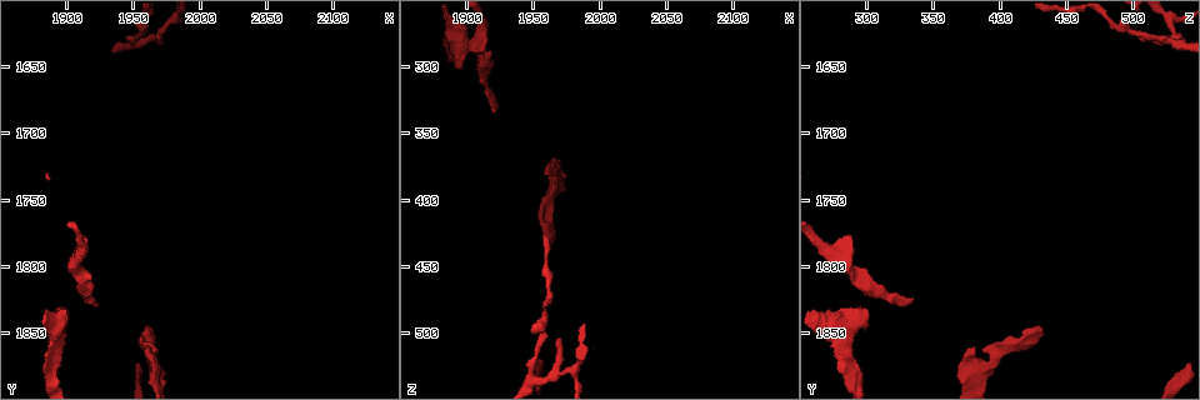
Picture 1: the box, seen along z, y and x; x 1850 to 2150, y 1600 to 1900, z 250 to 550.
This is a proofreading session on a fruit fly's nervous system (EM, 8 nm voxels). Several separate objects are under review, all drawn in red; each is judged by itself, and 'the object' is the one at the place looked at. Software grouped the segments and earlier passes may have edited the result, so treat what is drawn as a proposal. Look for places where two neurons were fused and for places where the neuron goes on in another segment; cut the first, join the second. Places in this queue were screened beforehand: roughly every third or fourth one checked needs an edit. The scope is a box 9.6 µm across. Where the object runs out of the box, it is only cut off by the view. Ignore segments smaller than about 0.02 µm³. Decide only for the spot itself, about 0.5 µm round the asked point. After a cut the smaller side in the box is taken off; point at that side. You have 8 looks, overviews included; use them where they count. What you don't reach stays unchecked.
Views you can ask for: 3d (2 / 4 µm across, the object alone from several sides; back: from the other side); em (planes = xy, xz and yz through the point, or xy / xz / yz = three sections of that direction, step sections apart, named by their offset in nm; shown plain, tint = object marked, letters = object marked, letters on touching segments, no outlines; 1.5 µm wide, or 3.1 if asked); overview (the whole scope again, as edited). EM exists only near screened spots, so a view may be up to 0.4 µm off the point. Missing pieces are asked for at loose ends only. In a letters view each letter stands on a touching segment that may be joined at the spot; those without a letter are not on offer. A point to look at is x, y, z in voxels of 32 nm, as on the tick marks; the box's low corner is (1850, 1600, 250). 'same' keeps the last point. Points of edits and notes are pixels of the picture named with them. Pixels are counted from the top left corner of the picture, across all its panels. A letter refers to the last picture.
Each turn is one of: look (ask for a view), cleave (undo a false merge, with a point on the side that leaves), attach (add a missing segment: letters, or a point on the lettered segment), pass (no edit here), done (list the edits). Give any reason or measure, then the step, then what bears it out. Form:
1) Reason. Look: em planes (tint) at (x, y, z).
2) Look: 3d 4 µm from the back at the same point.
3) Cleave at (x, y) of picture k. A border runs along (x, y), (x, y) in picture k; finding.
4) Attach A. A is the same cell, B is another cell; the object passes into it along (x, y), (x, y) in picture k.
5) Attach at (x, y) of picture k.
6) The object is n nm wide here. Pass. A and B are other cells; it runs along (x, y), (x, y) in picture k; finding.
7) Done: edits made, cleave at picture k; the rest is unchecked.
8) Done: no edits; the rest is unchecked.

Abrupt turn. Look: 3d 4 µm at (1950, 1632, 534).

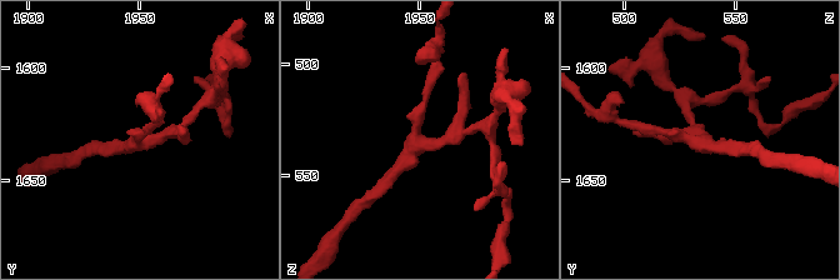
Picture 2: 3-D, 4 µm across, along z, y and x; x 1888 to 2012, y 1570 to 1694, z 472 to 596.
Look: em xz step 4 (tint) at (1950, 1633, 534).

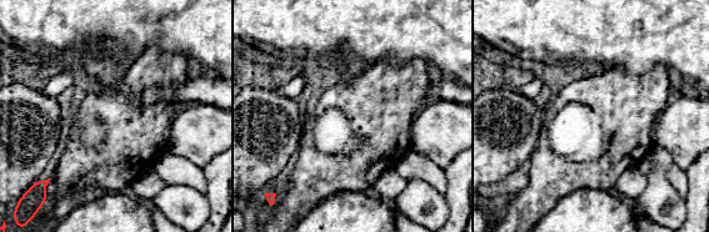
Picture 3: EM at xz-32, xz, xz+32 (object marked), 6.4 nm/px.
Look: em planes (letters) at the same point.

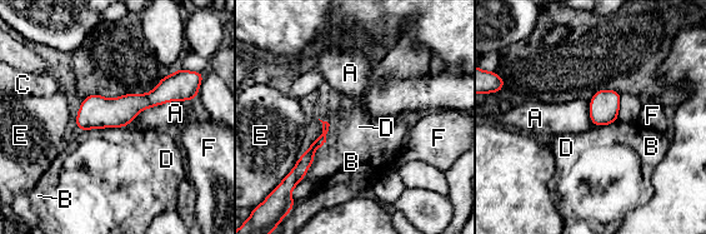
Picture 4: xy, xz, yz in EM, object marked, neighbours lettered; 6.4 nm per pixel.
Pass. A, B, C, D, E and F are other cells; it runs along (181, 95), (94, 113), (80, 127) in picture 4; one neuron here.

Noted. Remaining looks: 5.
Look: 3d 2 µm at (1964, 1872, 368).

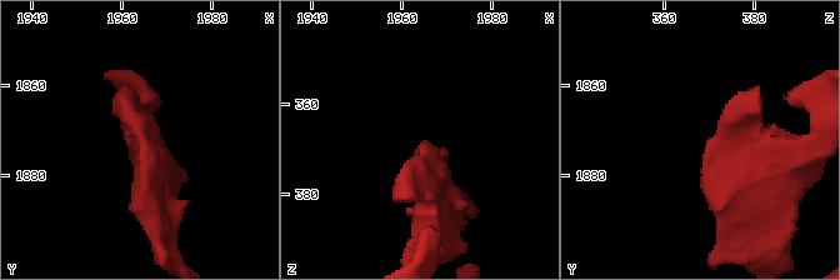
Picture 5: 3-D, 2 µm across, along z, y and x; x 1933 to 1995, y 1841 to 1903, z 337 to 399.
Shape alone is not enough. Look: em yz step 8 (tint) at (1965, 1874, 369).

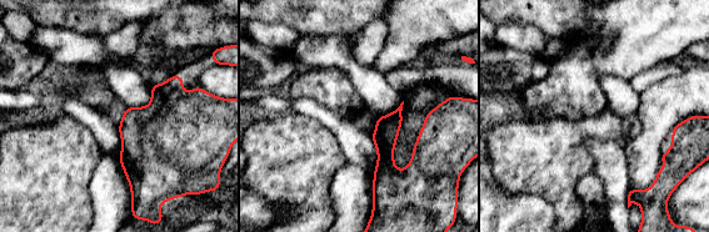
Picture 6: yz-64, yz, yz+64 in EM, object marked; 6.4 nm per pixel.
Another direction. Look: em planes (letters) at the same point.

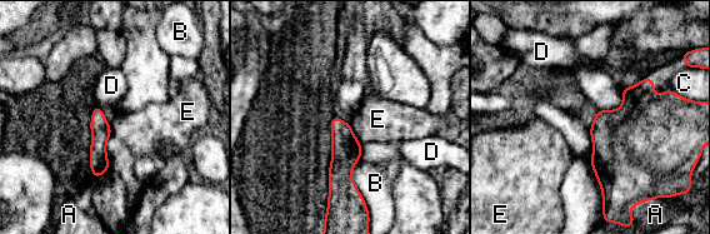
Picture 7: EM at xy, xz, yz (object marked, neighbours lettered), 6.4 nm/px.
The object is 130 nm wide here. Pass. A, B, C, D and E are other cells; a border runs along (621, 89), (618, 108), (598, 110) in picture 7; none of them fits.

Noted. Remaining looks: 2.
Branch stops here. Look: 3d 2 µm from the back at (1912, 1778, 284).

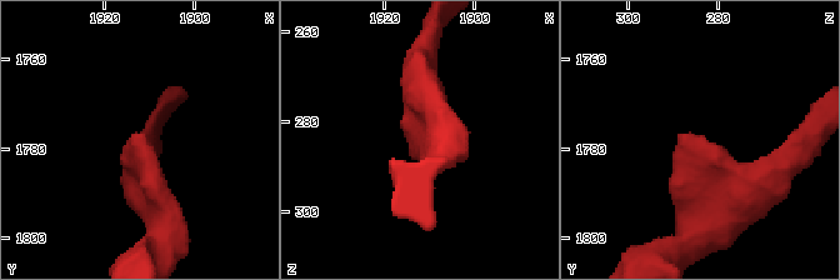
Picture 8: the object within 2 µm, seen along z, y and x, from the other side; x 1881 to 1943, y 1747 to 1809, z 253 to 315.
Look: em xy step 8 (letters) at (1913, 1778, 283).

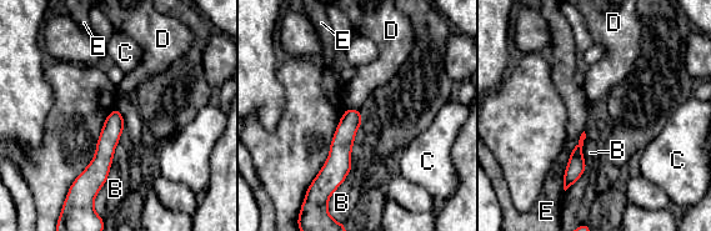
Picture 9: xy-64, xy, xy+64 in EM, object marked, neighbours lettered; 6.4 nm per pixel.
The longest contact is with E, 420 nm. Pass. B, C, D and E are other cells; a border runs along (346, 108), (357, 110) in picture 9; none of them fits.

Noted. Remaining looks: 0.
Done: no edits; the rest is unchecked.

